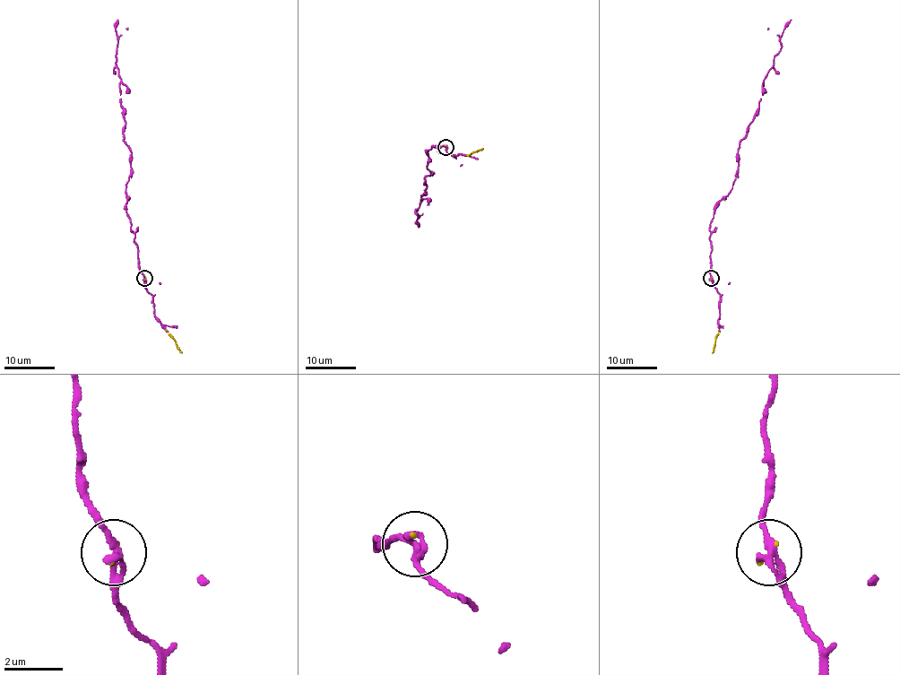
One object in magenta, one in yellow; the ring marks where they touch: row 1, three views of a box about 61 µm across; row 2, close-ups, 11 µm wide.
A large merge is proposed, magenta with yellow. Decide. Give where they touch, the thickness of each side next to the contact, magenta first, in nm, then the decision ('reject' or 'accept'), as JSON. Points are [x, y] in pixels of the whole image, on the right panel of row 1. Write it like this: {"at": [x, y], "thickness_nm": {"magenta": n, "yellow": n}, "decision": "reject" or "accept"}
{"at": [711, 278], "thickness_nm": {"magenta": 240, "yellow": 60}, "decision": "accept"}

